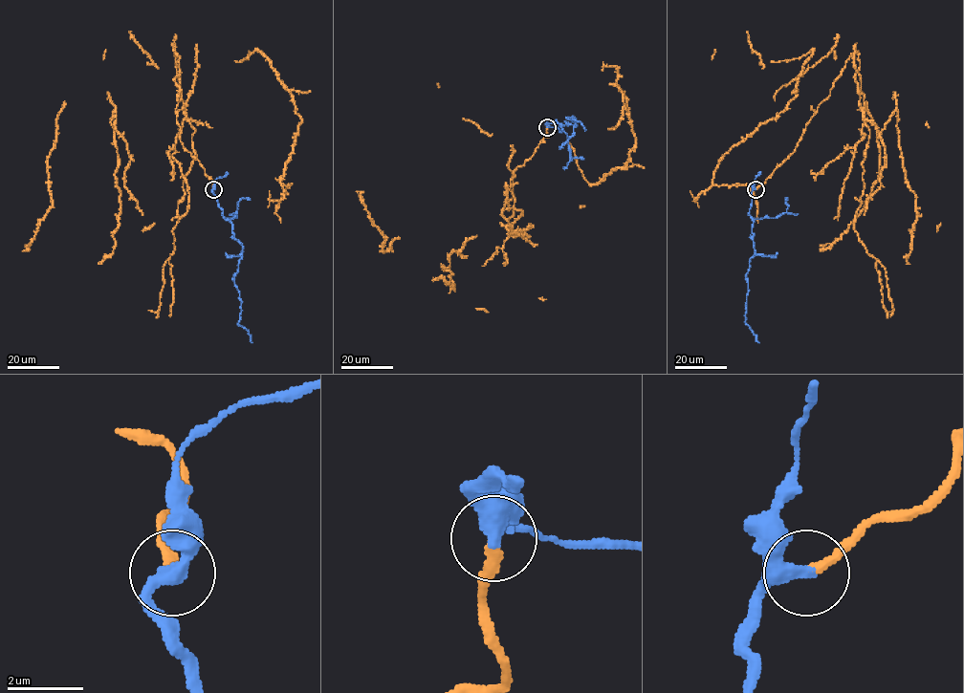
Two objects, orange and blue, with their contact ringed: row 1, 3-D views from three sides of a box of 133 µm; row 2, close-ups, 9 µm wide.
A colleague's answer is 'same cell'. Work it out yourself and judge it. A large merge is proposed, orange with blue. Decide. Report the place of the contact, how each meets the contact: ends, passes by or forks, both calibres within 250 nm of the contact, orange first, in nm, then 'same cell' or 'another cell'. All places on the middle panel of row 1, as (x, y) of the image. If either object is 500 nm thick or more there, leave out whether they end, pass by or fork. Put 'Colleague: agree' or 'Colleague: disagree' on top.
Colleague: agree
(547, 127) | orange ends | blue passes by | 260/360 nm | same cell

